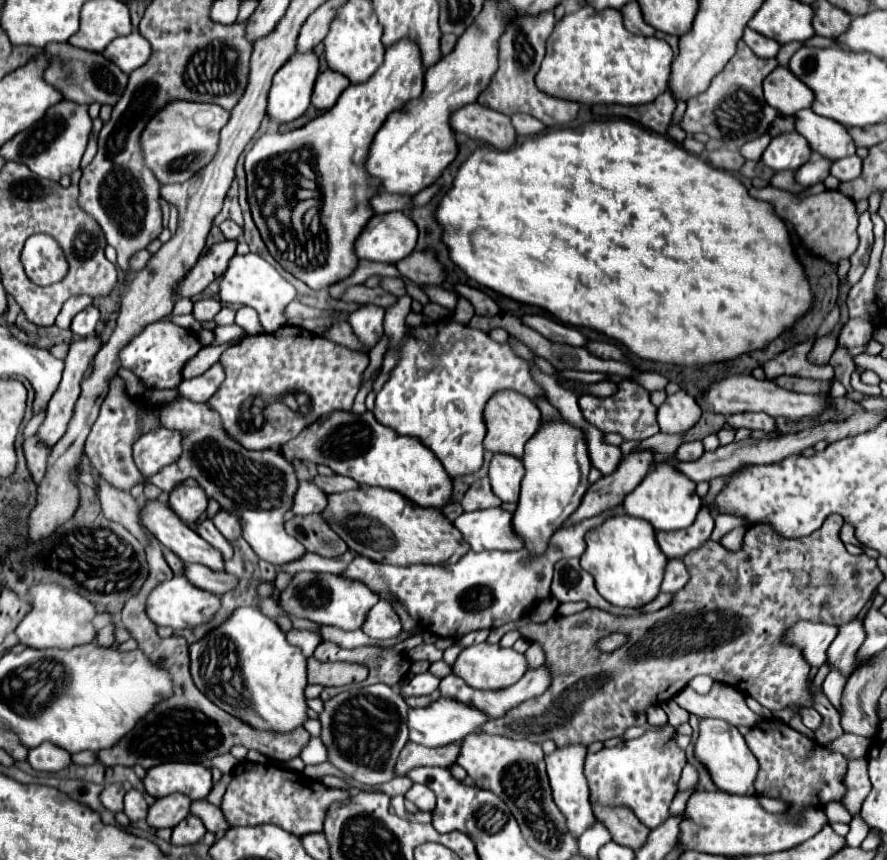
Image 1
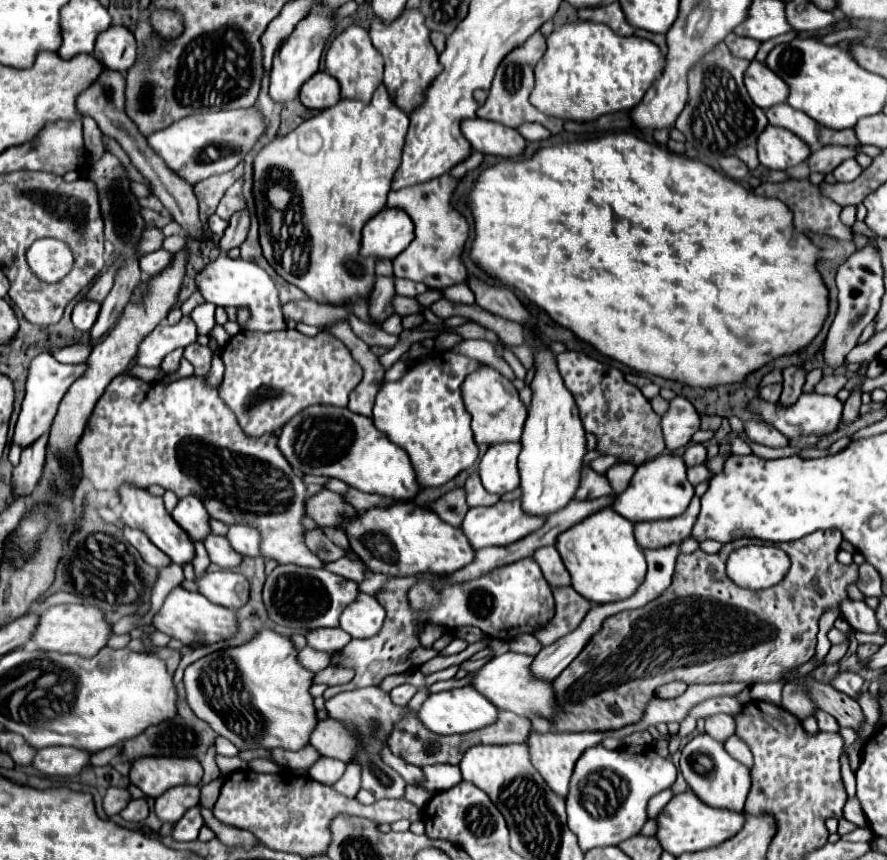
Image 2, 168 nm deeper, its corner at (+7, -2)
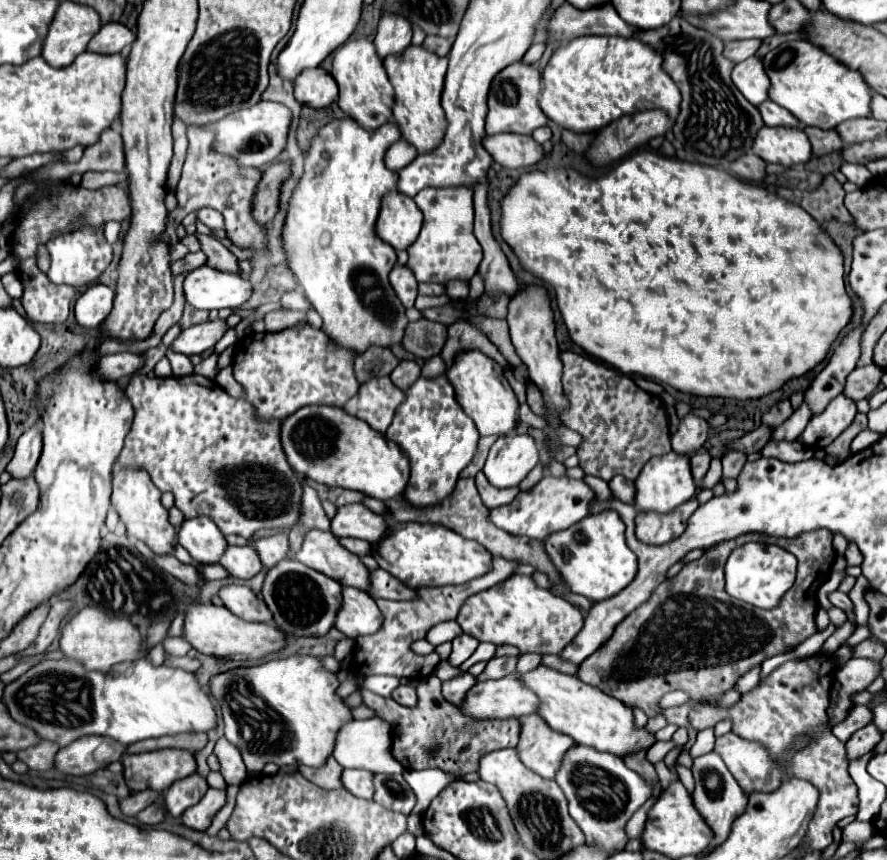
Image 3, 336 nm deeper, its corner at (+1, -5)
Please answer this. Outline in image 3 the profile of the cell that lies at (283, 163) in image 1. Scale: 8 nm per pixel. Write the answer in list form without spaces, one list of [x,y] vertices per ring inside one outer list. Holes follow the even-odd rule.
[[[351,118],[333,120],[323,126],[305,154],[305,174],[291,198],[291,210],[283,230],[291,272],[305,290],[307,300],[323,318],[321,330],[341,348],[355,350],[357,354],[363,354],[369,346],[391,348],[393,344],[401,344],[409,324],[405,308],[399,304],[399,298],[389,282],[389,272],[397,262],[395,248],[381,242],[375,232],[381,198],[397,186],[397,174],[385,166],[383,156],[385,150],[399,138],[401,134],[395,122],[389,122],[375,132],[363,130]]]

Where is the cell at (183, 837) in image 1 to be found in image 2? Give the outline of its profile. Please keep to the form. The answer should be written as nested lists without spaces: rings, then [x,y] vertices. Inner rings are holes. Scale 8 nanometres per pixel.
[[[191,807],[173,827],[173,839],[175,841],[195,841],[199,835],[199,829],[203,827],[203,819],[199,813],[199,807]]]

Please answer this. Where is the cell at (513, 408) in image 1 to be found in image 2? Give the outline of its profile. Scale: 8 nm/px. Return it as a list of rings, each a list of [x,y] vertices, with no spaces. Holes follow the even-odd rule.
[[[481,367],[475,373],[471,373],[463,383],[463,395],[465,395],[465,407],[469,409],[473,421],[471,429],[475,435],[477,445],[497,445],[497,443],[511,443],[519,441],[523,423],[527,419],[527,407],[519,399],[519,391],[513,387],[509,379],[505,379],[499,371],[493,367]]]

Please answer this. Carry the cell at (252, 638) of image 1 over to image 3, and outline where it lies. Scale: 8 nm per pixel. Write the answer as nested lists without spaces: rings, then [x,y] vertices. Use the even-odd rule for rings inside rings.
[[[289,656],[283,660],[271,660],[267,664],[251,666],[251,668],[235,668],[225,674],[217,674],[211,678],[209,692],[213,696],[215,706],[219,708],[225,738],[237,746],[241,758],[251,774],[259,774],[267,762],[281,766],[313,766],[319,768],[327,762],[335,748],[335,732],[353,718],[351,706],[337,696],[339,680],[333,672],[325,670],[323,664],[313,656]]]

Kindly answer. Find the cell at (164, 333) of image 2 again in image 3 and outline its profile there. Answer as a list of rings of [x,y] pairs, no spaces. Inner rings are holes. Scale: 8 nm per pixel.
[[[211,320],[211,322],[205,322],[205,324],[197,324],[197,326],[191,326],[187,330],[183,330],[177,340],[171,344],[171,348],[175,352],[181,352],[185,356],[191,356],[191,354],[201,354],[209,348],[213,348],[221,338],[223,334],[229,330],[227,322],[225,320]]]

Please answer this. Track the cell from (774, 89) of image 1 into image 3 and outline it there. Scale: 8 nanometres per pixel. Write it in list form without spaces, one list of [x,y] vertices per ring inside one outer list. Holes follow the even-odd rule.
[[[751,56],[739,64],[735,64],[731,72],[733,84],[739,88],[739,92],[753,104],[759,106],[763,100],[767,100],[769,90],[769,78],[763,70],[763,62],[757,56]]]

